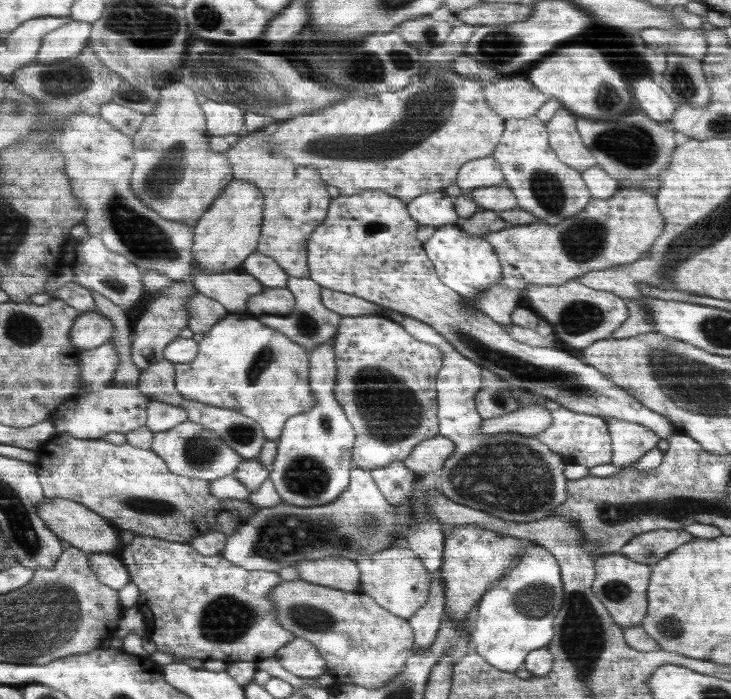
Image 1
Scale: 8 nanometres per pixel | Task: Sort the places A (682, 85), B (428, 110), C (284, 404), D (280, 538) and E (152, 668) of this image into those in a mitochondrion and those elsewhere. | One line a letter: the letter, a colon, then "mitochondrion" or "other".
A: mitochondrion
B: mitochondrion
C: other
D: mitochondrion
E: other

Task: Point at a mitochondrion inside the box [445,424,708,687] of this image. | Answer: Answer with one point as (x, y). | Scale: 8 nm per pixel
(538, 600)

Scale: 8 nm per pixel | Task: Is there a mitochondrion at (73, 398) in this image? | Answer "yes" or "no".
no

